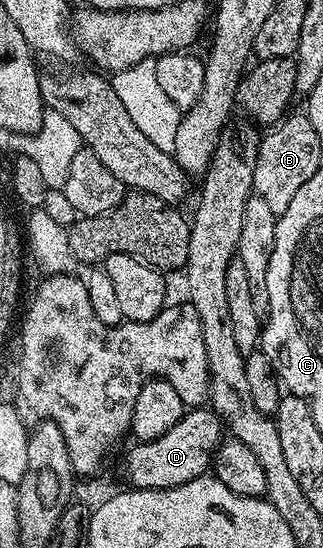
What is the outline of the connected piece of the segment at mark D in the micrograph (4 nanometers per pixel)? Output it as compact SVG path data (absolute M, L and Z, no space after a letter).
M189 409L167 433L154 439L134 442L125 455L125 479L130 488L138 491L171 489L192 479L200 479L210 470L213 454L221 444L221 416L212 409Z

